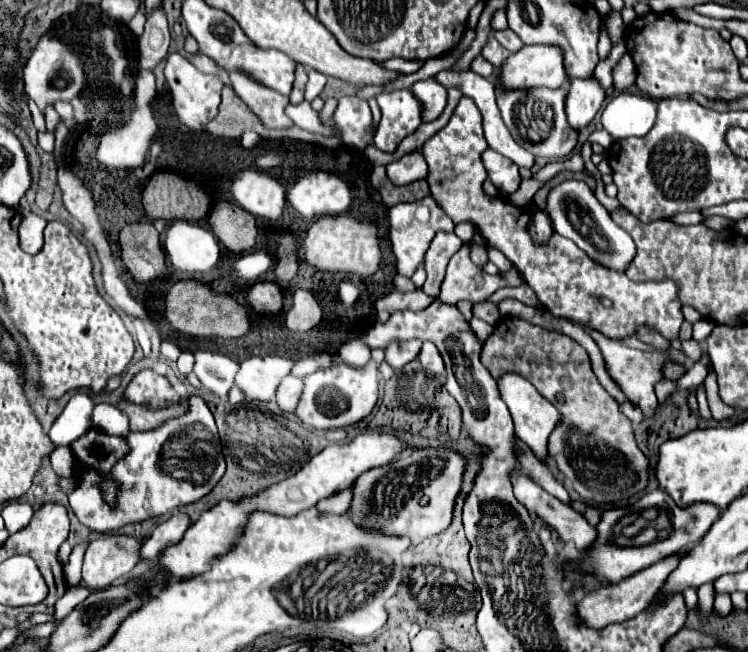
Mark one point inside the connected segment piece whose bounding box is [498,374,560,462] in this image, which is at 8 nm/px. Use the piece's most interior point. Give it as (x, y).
(534, 417)

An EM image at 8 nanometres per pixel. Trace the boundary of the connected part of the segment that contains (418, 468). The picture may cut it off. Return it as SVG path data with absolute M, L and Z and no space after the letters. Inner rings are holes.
M436 446L416 450L410 456L400 458L396 464L386 464L364 472L354 482L352 508L346 516L352 516L352 520L360 520L364 528L374 528L386 536L406 536L410 538L412 546L418 546L426 538L440 534L450 526L462 472L464 458L454 448ZM422 496L428 498L426 506L420 506Z

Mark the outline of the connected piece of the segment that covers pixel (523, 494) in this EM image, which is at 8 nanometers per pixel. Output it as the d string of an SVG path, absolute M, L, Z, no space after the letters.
M512 472L512 488L514 488L514 496L524 504L524 508L528 508L528 512L530 512L532 516L540 518L542 524L550 526L550 528L560 536L562 542L574 542L576 548L578 548L578 552L584 552L586 548L592 546L592 542L594 542L594 538L596 538L596 528L590 526L590 524L584 520L582 514L574 512L568 504L562 504L558 498L554 498L554 496L548 494L548 492L544 492L538 484L534 484L534 482L532 482L526 474L522 474L522 472Z

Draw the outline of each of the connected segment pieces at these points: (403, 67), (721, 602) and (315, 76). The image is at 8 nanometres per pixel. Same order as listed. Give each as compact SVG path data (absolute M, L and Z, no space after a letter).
M398 57L387 60L386 62L380 62L380 64L389 70L411 74L418 71L423 66L424 62L419 60L410 61Z
M718 594L718 596L714 598L714 608L712 608L712 612L714 612L716 616L720 616L720 618L726 618L726 616L732 612L732 602L730 602L728 594Z
M308 70L308 84L306 84L306 92L304 92L304 98L308 102L312 102L316 96L320 96L320 92L324 90L326 86L326 76L316 72L316 70Z

